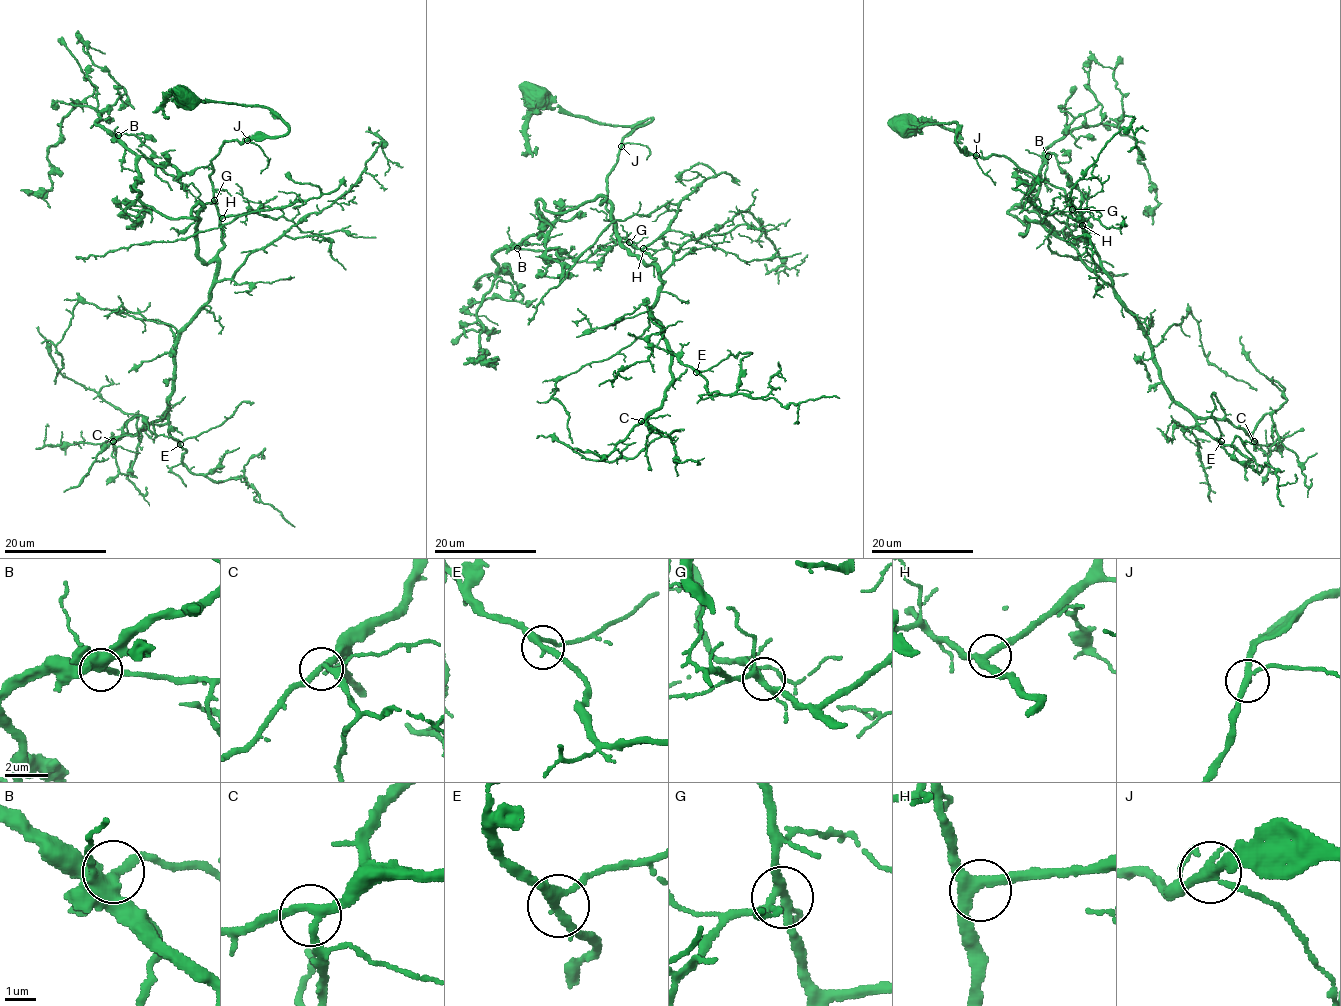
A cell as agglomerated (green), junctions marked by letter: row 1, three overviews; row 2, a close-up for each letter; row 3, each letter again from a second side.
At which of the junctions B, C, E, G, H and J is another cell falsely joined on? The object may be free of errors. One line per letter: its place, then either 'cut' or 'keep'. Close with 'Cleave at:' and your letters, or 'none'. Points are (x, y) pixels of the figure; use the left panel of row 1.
B: place (118, 135); keep
C: place (113, 441); keep
E: place (180, 444); keep
G: place (214, 200); keep
H: place (222, 218); keep
J: place (247, 140); keep
Cleave at: none

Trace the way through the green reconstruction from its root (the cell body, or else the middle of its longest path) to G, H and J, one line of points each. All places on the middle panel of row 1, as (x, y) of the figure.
G: (535, 96), (536, 104), (602, 123), (652, 118), (623, 138), (607, 180), (606, 210), (616, 235), (629, 242)
H: (535, 96), (536, 104), (602, 123), (652, 118), (623, 138), (607, 180), (614, 232), (643, 248)
J: (535, 96), (536, 104), (560, 107), (602, 123), (638, 124), (652, 118), (626, 135), (621, 146)

